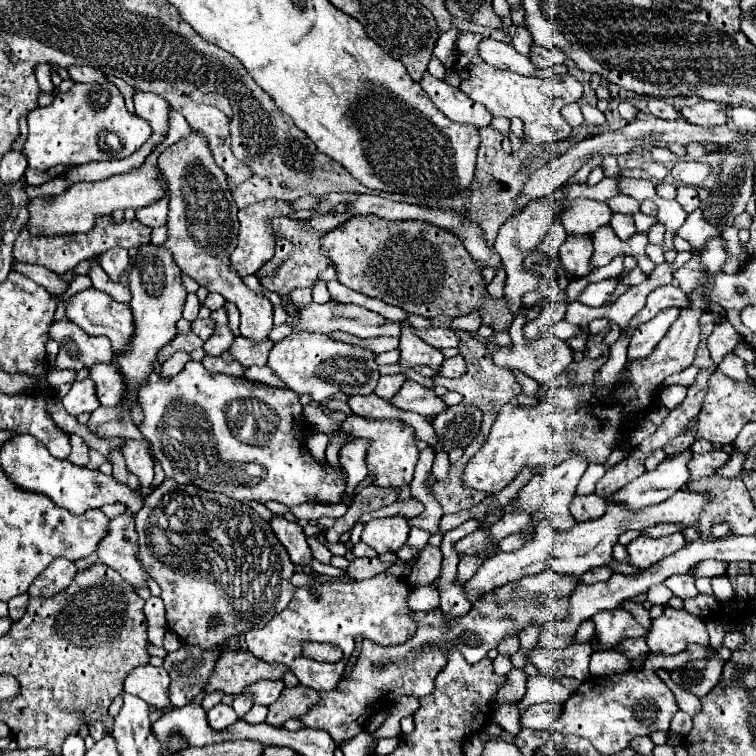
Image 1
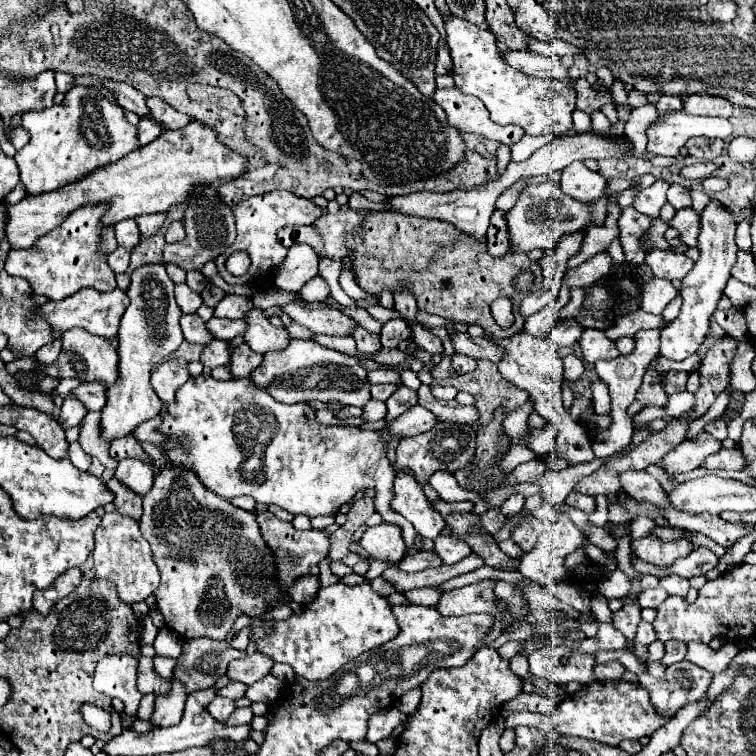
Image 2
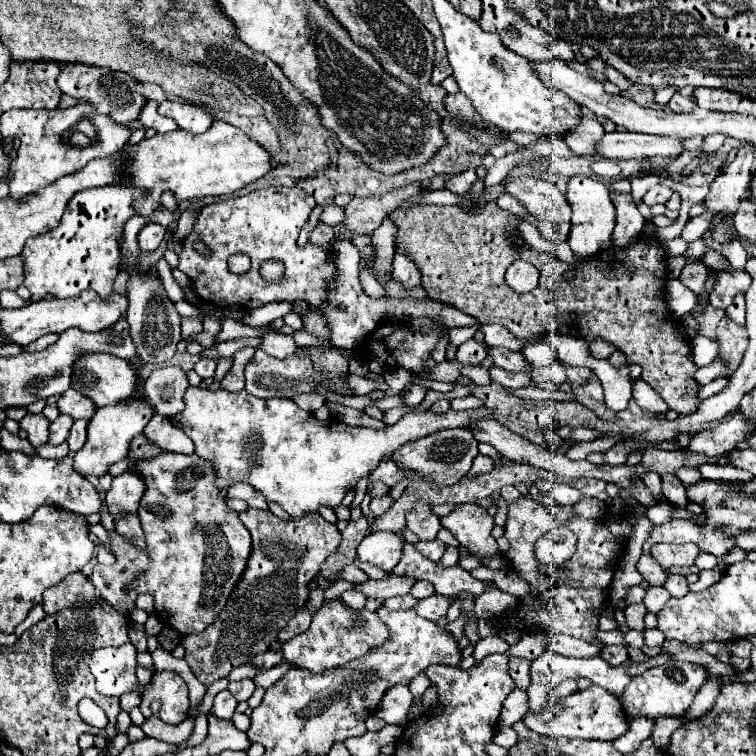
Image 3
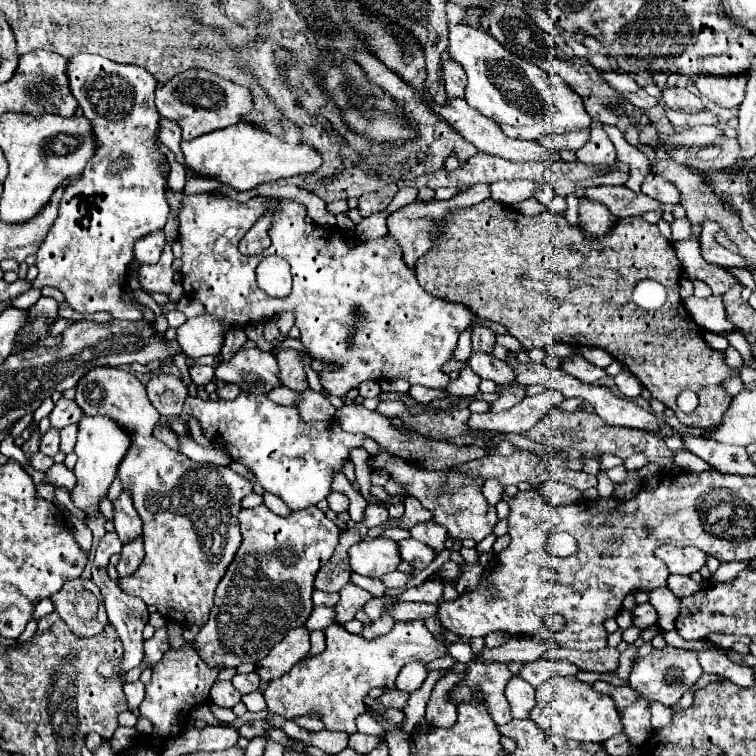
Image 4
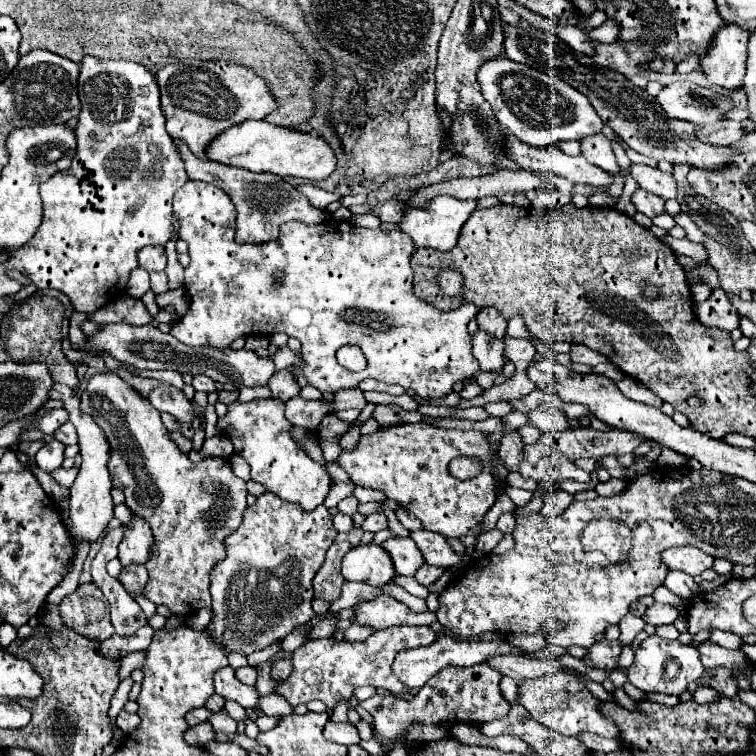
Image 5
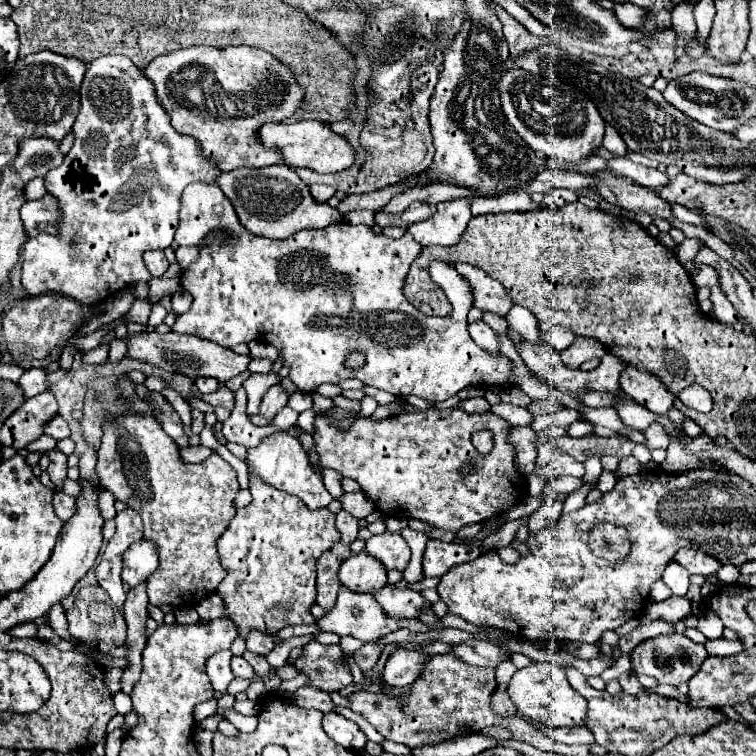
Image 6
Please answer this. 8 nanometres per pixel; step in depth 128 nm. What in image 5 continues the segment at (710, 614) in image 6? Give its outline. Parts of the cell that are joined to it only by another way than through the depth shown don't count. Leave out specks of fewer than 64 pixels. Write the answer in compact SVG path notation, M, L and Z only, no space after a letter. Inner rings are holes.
M710 630L710 640L714 644L720 644L720 646L726 646L726 648L740 648L742 646L742 640L732 634L732 632L722 632L722 630Z

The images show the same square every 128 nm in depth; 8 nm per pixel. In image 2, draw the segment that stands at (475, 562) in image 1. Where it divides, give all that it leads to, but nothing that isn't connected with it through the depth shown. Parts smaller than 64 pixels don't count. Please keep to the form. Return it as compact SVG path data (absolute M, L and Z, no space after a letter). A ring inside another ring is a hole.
M414 588L406 592L406 600L408 604L416 604L416 606L434 606L440 594L442 592L438 592L436 588Z

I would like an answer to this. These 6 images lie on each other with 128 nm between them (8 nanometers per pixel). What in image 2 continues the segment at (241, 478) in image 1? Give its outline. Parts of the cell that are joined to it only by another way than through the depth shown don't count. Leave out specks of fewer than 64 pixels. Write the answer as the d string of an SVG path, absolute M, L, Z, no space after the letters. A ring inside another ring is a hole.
M198 376L190 378L180 392L176 392L176 404L164 404L160 410L164 434L170 434L170 442L166 444L166 454L172 464L182 464L184 468L192 468L206 488L222 498L234 496L252 496L258 504L276 504L290 514L304 514L308 518L314 516L336 516L338 508L352 500L358 490L368 486L380 486L380 516L384 522L396 524L402 528L402 536L410 555L416 554L413 549L416 531L410 522L390 508L394 500L392 484L396 480L396 472L388 460L388 442L392 438L410 438L428 432L440 420L422 406L408 408L402 416L388 422L386 428L368 432L358 426L324 426L316 420L314 408L308 404L282 404L276 402L268 392L260 392L252 386L252 380L214 380ZM388 430L390 438L384 440L382 432Z

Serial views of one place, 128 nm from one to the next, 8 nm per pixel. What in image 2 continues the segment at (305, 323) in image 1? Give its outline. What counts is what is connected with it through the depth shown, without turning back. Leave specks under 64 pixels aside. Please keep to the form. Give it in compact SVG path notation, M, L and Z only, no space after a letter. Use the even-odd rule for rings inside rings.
M358 326L352 336L356 340L356 348L358 348L360 354L372 356L372 354L376 354L380 350L380 336L378 334L370 334L366 328Z

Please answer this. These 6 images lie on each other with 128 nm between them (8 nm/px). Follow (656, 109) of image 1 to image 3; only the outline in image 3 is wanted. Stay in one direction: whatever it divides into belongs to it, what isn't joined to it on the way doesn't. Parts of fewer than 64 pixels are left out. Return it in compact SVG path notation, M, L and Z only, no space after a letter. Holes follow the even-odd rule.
M678 92L672 96L672 100L668 102L668 106L674 110L674 112L682 112L682 114L688 114L688 112L692 112L694 108L696 108L696 102L692 100L692 98L684 98L684 96L680 96Z

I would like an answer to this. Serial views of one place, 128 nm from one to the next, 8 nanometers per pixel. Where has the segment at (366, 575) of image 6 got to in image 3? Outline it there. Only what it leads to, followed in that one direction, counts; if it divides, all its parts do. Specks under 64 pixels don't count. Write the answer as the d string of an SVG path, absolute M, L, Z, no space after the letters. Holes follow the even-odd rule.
M372 532L360 542L356 556L360 562L378 566L384 572L392 572L392 568L400 562L402 546L402 538L394 532Z

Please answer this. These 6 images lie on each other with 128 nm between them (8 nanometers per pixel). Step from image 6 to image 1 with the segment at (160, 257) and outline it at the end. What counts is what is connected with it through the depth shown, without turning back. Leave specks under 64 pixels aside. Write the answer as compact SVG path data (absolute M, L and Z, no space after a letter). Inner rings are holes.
M164 196L164 200L158 200L156 204L150 204L148 208L136 210L136 220L146 224L148 228L166 226L166 218L168 218L168 198L166 196Z

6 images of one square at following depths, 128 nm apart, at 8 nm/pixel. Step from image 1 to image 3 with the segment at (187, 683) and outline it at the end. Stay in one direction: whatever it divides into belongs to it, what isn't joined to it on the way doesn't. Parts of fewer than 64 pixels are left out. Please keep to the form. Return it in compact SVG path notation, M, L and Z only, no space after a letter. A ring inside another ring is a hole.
M248 508L240 512L240 520L252 536L246 570L216 620L200 634L190 634L182 640L186 648L184 658L204 686L210 686L214 680L228 676L234 668L248 664L254 656L270 650L278 632L306 606L310 594L308 584L318 576L320 564L340 544L336 524L326 522L318 512L308 512L300 520L282 520L270 510Z

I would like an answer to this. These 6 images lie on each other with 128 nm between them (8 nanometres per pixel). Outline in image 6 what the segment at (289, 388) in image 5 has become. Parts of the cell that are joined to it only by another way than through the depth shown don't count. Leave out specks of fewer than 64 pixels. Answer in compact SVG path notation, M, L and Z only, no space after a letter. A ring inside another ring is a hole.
M272 386L266 394L264 394L264 398L262 398L262 402L260 402L260 410L258 410L258 414L262 416L262 418L266 418L266 420L272 420L284 406L286 406L286 402L288 402L288 394L282 390L282 386Z

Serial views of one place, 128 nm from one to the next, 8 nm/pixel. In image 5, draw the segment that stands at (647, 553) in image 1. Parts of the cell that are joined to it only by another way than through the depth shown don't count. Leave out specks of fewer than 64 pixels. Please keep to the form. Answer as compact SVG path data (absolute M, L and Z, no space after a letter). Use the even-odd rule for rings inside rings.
M682 546L682 548L668 548L664 552L664 562L668 564L670 570L682 570L690 576L696 576L696 574L702 574L704 570L712 568L714 558L704 554L698 548Z

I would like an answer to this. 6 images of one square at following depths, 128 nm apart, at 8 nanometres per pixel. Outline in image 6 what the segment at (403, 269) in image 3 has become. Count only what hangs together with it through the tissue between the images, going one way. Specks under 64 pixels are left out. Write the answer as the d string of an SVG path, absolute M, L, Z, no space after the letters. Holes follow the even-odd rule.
M468 198L448 200L438 204L438 212L430 220L412 224L408 232L422 246L452 246L460 240L470 218L472 214Z

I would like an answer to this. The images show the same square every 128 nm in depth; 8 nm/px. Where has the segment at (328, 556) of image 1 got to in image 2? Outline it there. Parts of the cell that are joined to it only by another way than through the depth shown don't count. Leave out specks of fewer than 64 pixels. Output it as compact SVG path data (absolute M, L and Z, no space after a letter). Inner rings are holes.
M324 558L320 564L318 564L318 568L320 568L320 584L322 586L330 586L330 584L336 584L338 582L338 578L330 572L330 560L328 558Z

